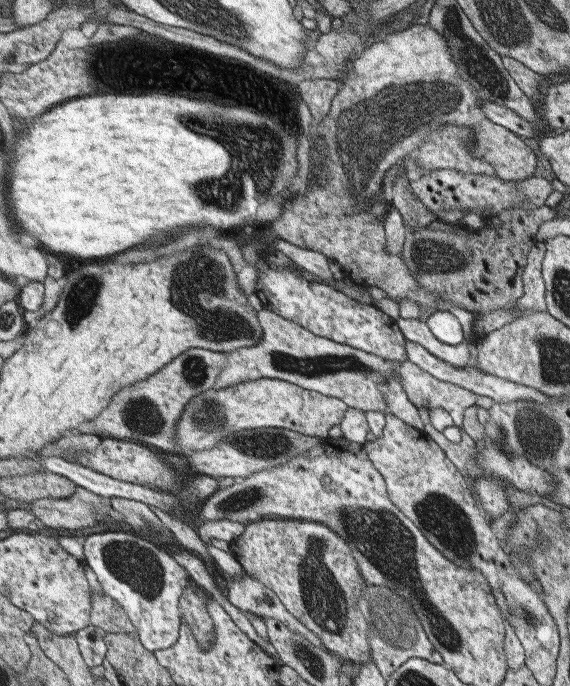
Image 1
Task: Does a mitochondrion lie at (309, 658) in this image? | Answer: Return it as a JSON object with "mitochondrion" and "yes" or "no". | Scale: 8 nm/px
{"mitochondrion":"yes"}

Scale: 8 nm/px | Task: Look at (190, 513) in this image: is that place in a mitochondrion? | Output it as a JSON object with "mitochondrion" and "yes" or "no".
{"mitochondrion":"no"}

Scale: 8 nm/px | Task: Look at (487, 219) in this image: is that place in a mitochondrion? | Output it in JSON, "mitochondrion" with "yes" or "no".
{"mitochondrion":"no"}

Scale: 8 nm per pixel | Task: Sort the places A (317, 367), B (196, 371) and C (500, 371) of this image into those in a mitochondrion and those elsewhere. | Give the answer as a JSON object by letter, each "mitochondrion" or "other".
{"A":"mitochondrion","B":"mitochondrion","C":"other"}

